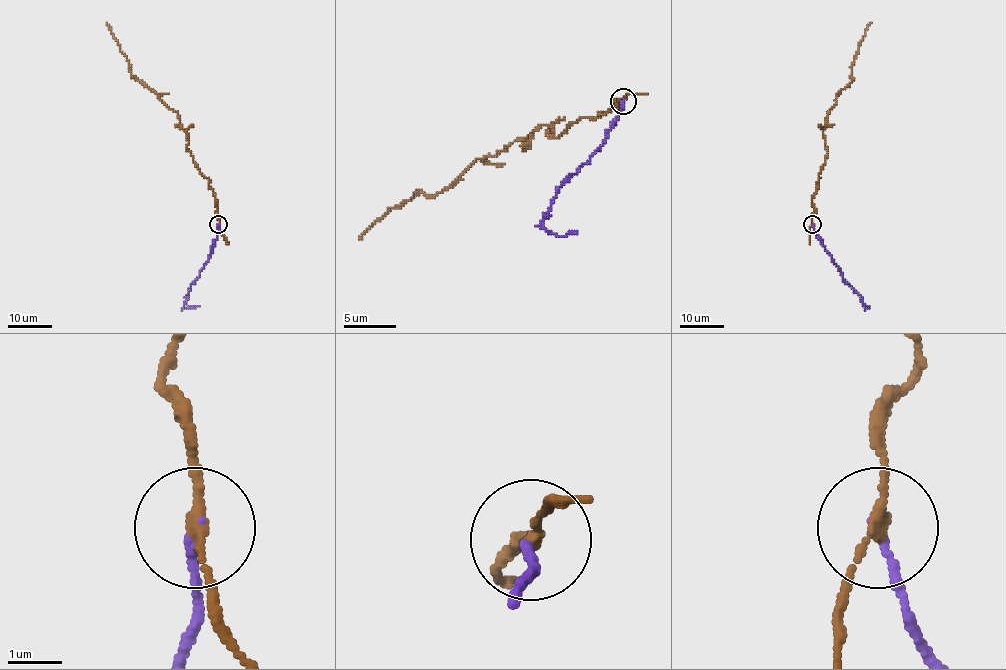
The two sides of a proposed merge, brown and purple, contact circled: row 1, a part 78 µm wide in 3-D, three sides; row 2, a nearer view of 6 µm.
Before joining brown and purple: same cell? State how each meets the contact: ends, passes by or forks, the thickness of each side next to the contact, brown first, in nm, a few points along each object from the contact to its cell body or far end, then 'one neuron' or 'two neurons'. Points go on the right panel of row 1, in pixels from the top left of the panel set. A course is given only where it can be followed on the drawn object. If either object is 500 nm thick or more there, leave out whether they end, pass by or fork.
brown passes by; purple ends there; 190 nm thick on the brown side, 140 nm on the other; brown runs (812, 224), (811, 200), (828, 151), (822, 131), (826, 116), (836, 94), (851, 82), (858, 45), (871, 22); purple runs (812, 224), (833, 262), (861, 302), (867, 305); two neurons

